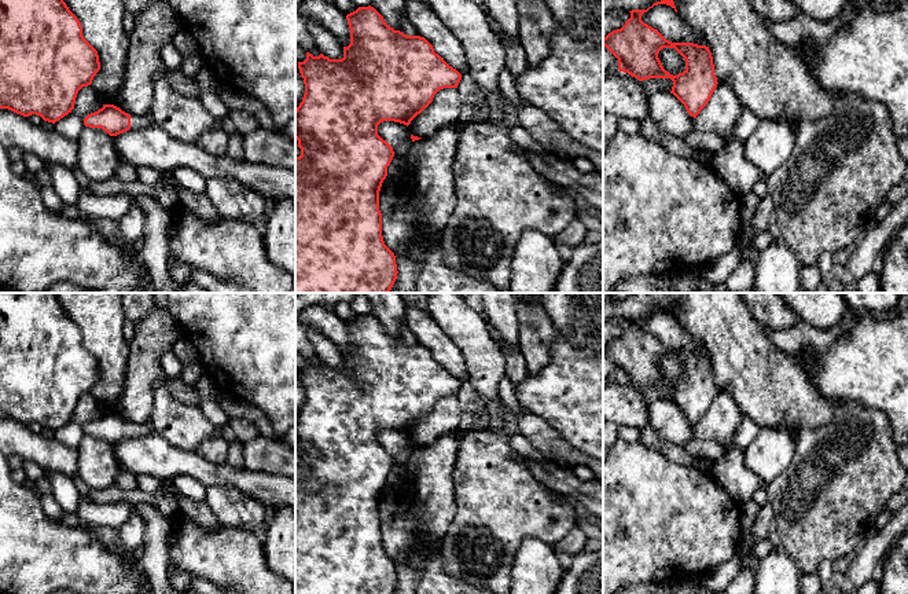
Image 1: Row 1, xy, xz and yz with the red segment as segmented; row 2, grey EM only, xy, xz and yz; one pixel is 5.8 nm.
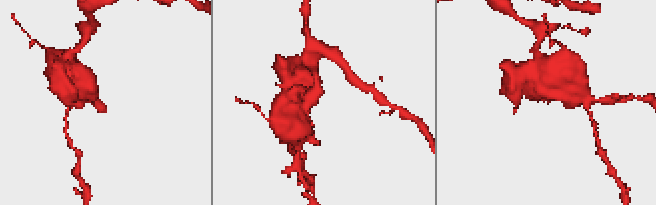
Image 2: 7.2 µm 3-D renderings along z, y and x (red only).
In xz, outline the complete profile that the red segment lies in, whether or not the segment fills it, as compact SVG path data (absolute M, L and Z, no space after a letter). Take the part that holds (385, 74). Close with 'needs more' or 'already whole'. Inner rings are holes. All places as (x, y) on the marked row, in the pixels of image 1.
M371 6L359 7L346 15L350 29L350 44L343 47L342 59L330 59L320 54L313 56L306 52L306 59L298 62L298 69L305 84L302 102L295 109L295 139L301 155L295 155L295 293L389 293L397 279L397 264L394 253L385 245L382 236L382 213L379 210L379 191L387 176L394 151L393 147L378 135L378 125L383 121L394 121L409 125L431 102L434 95L444 88L457 88L462 74L449 66L433 45L420 36L407 36L390 28L383 16Z; already whole

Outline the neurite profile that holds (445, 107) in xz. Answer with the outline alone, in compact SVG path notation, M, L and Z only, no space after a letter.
M457 88L440 89L433 102L411 121L409 132L418 138L433 136L440 128L459 121L460 111Z

